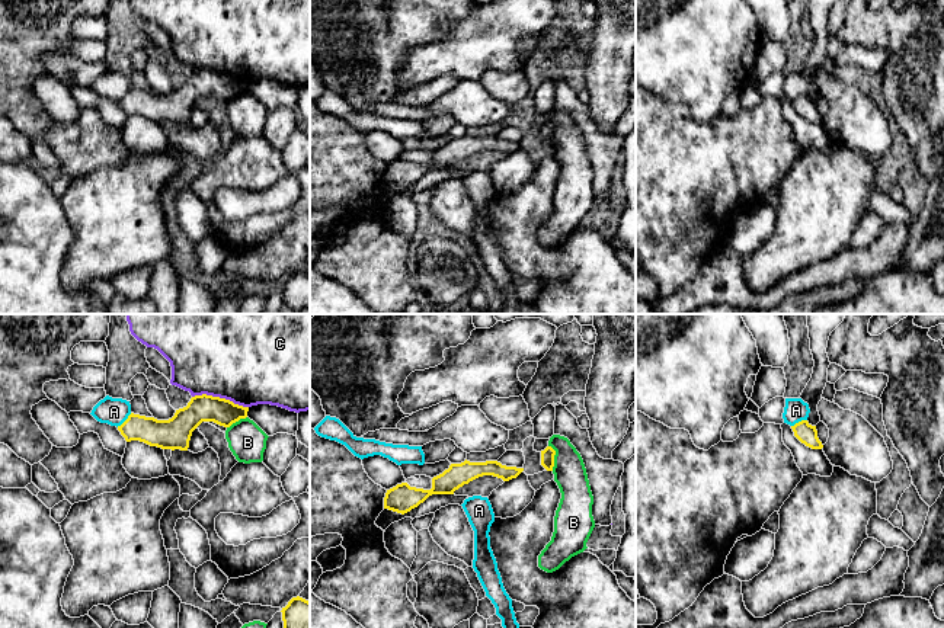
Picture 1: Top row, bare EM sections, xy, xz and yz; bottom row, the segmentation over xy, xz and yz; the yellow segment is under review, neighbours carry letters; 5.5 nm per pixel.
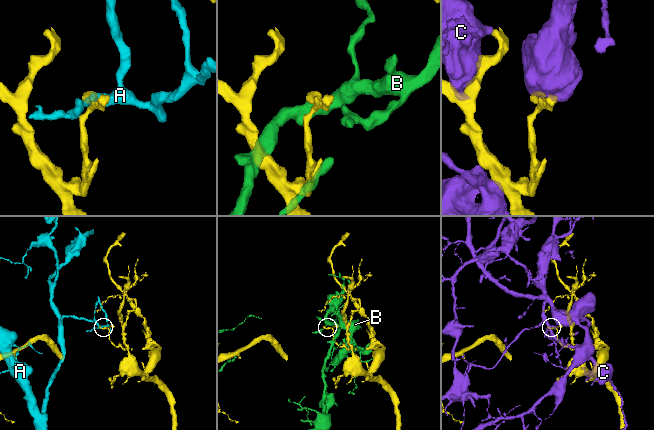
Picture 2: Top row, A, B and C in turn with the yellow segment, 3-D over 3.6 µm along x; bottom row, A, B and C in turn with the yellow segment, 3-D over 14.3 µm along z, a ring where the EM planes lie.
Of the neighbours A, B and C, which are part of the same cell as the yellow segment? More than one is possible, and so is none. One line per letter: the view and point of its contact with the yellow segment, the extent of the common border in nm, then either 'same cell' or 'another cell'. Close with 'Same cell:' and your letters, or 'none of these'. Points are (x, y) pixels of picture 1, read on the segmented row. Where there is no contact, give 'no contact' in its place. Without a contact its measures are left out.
A: contact xy (125, 420); length 120 nm; another cell
B: contact xz (553, 458); length 150 nm; another cell
C: contact xy (218, 397); length 320 nm; another cell
Same cell: none of these

